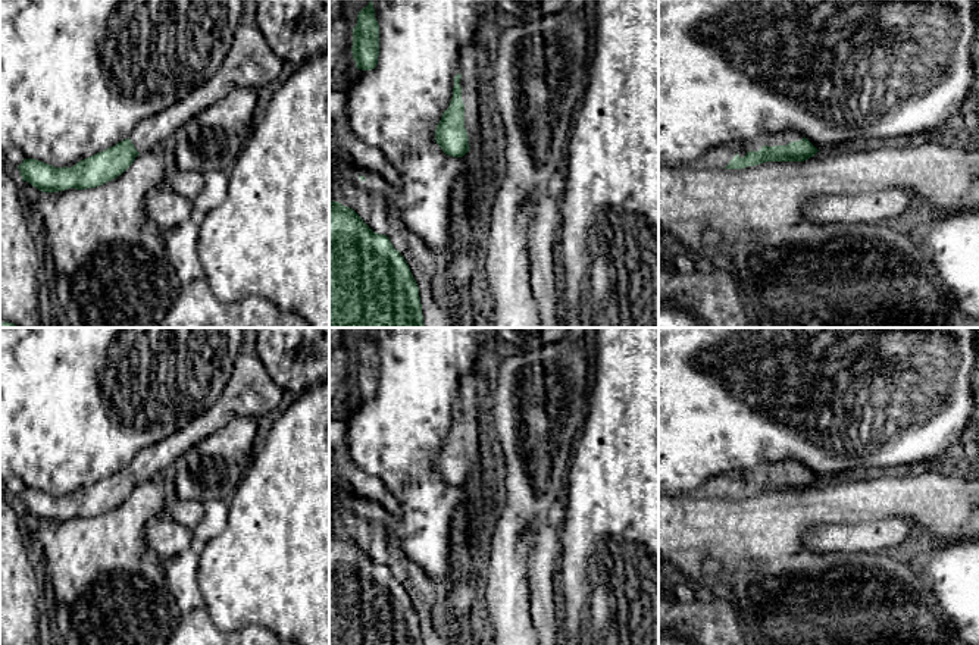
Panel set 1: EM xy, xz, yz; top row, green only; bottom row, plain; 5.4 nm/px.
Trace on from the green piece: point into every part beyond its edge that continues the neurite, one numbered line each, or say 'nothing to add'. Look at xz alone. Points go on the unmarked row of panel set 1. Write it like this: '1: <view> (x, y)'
1: xz (472, 423)

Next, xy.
1: xy (250, 391)

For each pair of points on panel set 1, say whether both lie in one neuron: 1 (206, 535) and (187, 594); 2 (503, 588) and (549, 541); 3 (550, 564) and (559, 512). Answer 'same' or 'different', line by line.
1: same
2: different
3: different

